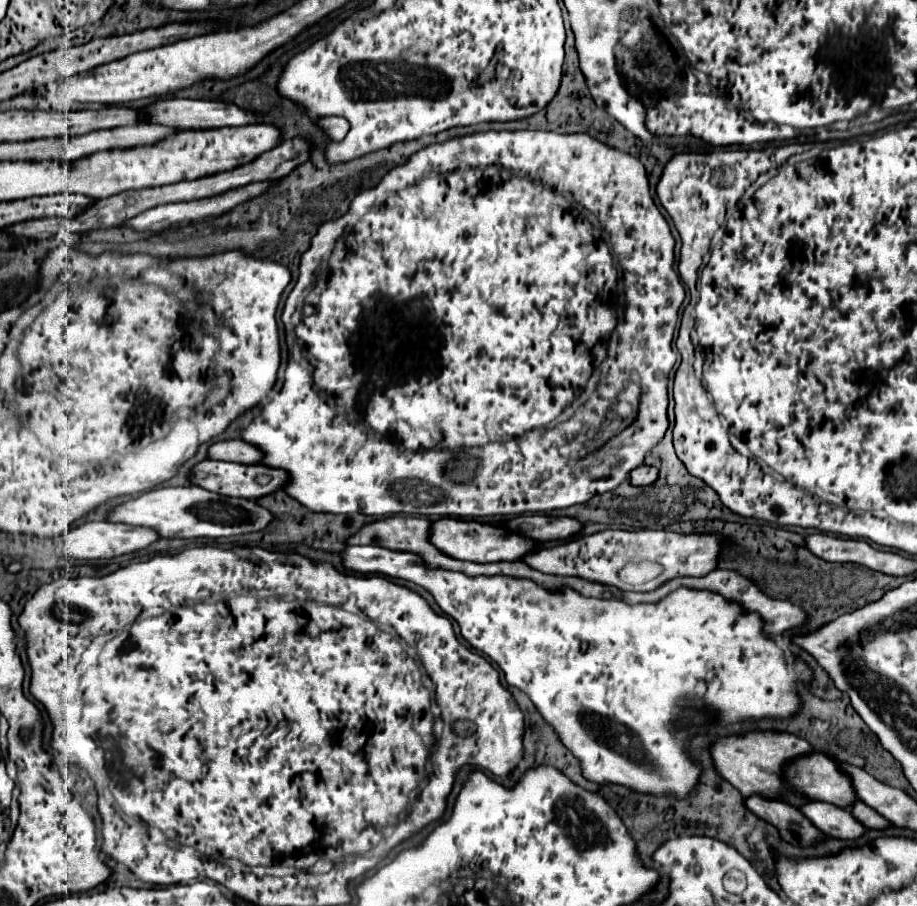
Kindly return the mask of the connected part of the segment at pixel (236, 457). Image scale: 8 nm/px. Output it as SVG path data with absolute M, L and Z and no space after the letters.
M225 440L209 448L209 458L227 460L227 462L243 462L243 464L261 464L263 452L245 440Z

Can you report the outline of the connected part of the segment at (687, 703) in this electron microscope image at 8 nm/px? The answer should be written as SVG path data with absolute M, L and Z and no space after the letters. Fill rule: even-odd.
M349 546L343 552L343 564L347 570L353 572L361 572L361 574L385 574L391 578L401 578L413 584L423 586L425 590L429 590L433 594L433 598L437 600L437 604L441 606L441 610L451 616L459 628L461 628L461 636L481 654L485 654L487 658L491 658L493 662L497 662L497 666L503 670L505 680L509 686L519 688L521 692L525 692L531 702L535 704L535 708L539 710L539 714L555 728L555 734L559 736L559 740L563 742L563 746L575 754L575 758L579 760L581 772L587 780L597 782L597 784L617 784L617 786L625 786L629 790L635 792L643 792L643 794L651 794L651 796L671 796L671 798L687 798L693 790L695 784L699 784L699 776L703 772L703 766L693 762L687 754L687 738L696 733L690 734L686 731L675 732L677 721L685 707L698 708L702 706L703 699L717 708L719 717L715 720L724 726L729 723L747 722L747 720L763 720L763 718L791 718L801 710L801 696L799 696L799 688L801 692L805 692L805 686L813 682L813 670L801 660L795 658L789 666L785 652L777 646L777 642L765 634L763 630L763 618L757 612L745 612L743 608L739 608L739 604L731 604L729 600L723 600L723 596L719 596L717 592L707 592L707 590L691 590L691 588L677 588L675 592L671 592L669 596L665 596L663 600L655 602L655 604L625 604L619 600L597 600L597 598L585 598L579 592L563 586L559 590L547 590L539 584L535 584L529 578L513 578L513 576L467 576L463 572L453 572L453 570L443 570L443 568L427 568L423 566L423 560L413 554L413 552L395 552L395 550L387 550L387 548L379 548L379 546ZM695 668L705 668L698 674L693 674ZM694 677L700 681L712 681L711 684L703 684L702 689L700 683L694 687Z

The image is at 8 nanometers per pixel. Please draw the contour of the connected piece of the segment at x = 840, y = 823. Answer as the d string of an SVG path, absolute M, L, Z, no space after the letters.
M809 802L799 808L823 834L839 840L857 840L865 834L865 826L845 808L827 802Z

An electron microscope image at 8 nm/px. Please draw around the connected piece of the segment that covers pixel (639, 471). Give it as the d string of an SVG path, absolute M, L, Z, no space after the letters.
M639 466L629 474L629 482L633 482L635 486L647 486L653 484L657 480L657 468L653 466Z

